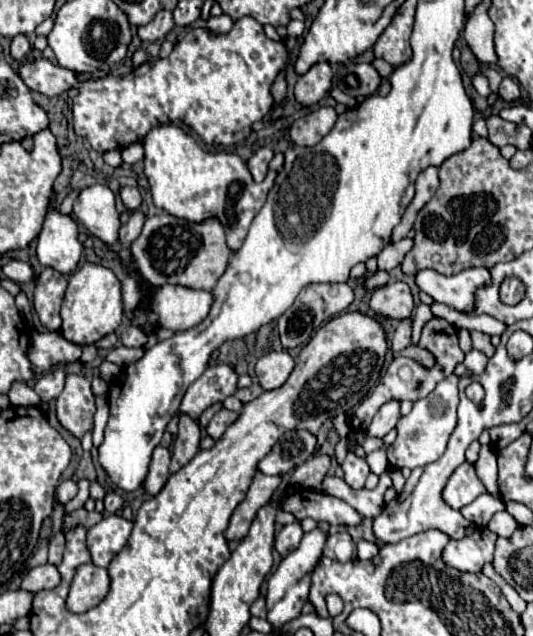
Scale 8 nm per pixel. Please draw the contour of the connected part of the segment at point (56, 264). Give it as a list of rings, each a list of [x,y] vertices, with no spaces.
[[[55,205],[47,207],[43,229],[37,237],[39,263],[57,269],[63,275],[71,275],[83,253],[83,245],[77,237],[79,223],[71,215],[61,213]]]

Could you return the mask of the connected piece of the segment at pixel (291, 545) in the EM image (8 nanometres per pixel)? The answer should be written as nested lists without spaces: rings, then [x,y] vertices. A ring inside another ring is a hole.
[[[295,521],[295,523],[289,523],[289,525],[285,525],[281,531],[279,531],[279,535],[277,535],[277,539],[275,539],[275,549],[281,553],[281,557],[285,557],[285,555],[289,555],[293,549],[297,549],[297,545],[301,543],[301,537],[303,537],[303,529],[301,529],[301,523],[299,521]]]

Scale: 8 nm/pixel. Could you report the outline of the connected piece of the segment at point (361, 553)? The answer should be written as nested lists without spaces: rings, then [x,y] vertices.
[[[359,541],[359,543],[357,543],[357,557],[359,557],[361,561],[373,559],[377,553],[379,553],[379,547],[377,547],[375,543],[371,543],[371,541]]]

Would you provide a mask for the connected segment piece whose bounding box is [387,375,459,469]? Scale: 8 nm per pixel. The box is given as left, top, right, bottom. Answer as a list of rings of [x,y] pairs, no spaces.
[[[449,375],[425,399],[415,401],[413,409],[407,417],[399,419],[397,439],[387,451],[387,459],[389,459],[391,469],[423,467],[423,465],[429,465],[429,463],[437,461],[443,455],[443,451],[447,447],[447,441],[449,441],[449,437],[451,437],[451,433],[457,425],[457,405],[459,405],[457,383],[459,383],[459,377]]]

